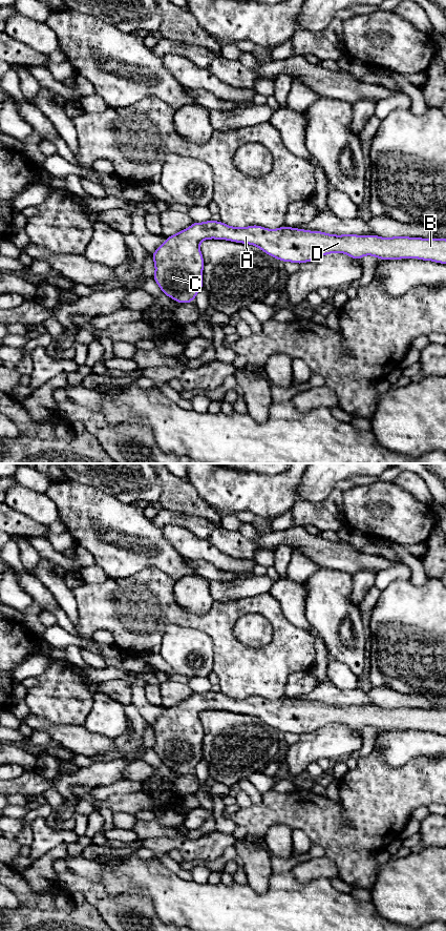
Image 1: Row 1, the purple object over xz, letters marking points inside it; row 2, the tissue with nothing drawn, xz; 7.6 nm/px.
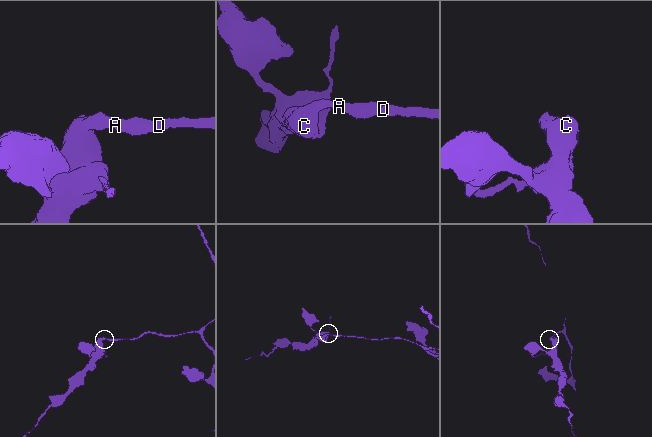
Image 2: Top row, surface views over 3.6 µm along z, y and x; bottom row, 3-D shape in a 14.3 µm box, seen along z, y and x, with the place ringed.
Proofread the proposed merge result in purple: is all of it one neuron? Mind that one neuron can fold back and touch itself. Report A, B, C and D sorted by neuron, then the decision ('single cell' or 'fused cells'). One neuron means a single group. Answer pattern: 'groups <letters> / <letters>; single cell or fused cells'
groups A B C D; single cell

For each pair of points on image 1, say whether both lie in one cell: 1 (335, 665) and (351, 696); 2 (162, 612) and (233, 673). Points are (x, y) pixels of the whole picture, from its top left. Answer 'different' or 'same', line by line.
1: different
2: same

